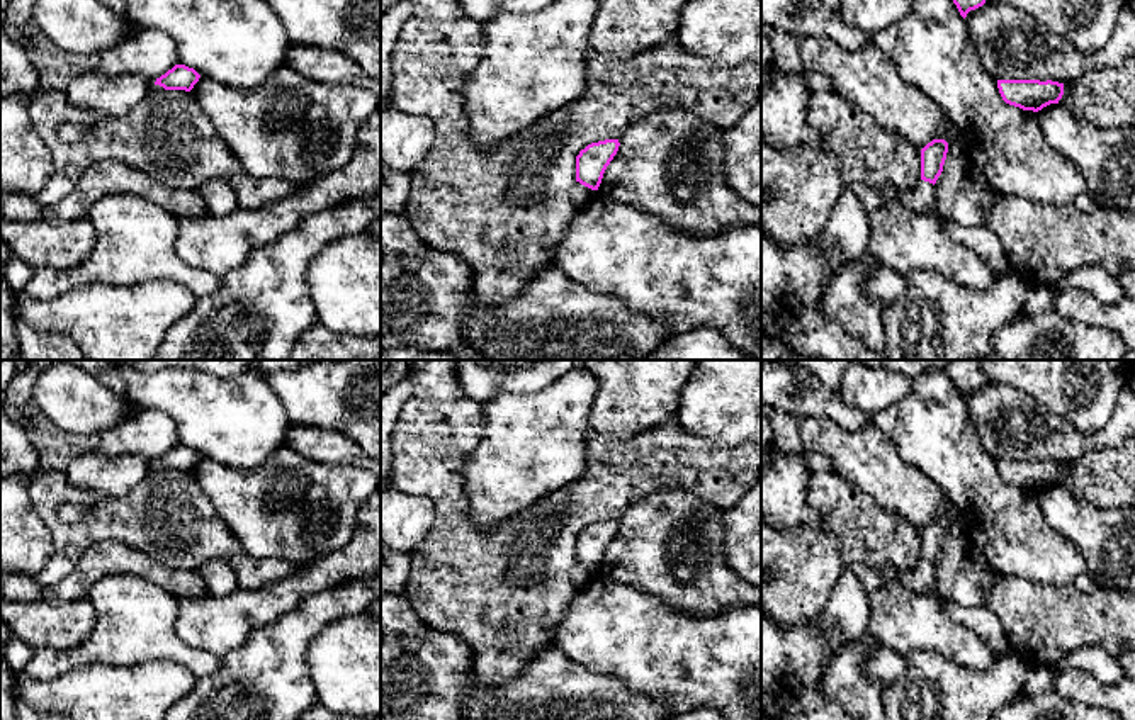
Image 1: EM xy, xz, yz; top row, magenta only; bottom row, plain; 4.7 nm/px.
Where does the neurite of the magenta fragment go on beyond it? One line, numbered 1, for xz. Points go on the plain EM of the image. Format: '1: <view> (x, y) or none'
1: none

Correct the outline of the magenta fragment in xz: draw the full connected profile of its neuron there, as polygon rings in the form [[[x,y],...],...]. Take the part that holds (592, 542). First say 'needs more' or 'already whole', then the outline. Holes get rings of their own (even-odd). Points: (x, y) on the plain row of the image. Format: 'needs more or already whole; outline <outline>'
already whole; outline [[[605,520],[588,525],[576,537],[576,562],[598,571],[603,554],[618,532],[618,520]]]

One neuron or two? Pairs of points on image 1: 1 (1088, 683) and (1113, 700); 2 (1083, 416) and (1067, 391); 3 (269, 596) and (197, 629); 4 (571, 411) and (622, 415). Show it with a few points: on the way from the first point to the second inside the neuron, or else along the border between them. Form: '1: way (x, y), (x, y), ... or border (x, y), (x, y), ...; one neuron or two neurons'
1: way (1095, 690), (1106, 697); one neuron
2: way (1083, 410), (1074, 398); one neuron
3: way (252, 608), (240, 612), (223, 624), (214, 624); one neuron
4: border (598, 377), (598, 393), (590, 413), (592, 433); two neurons

